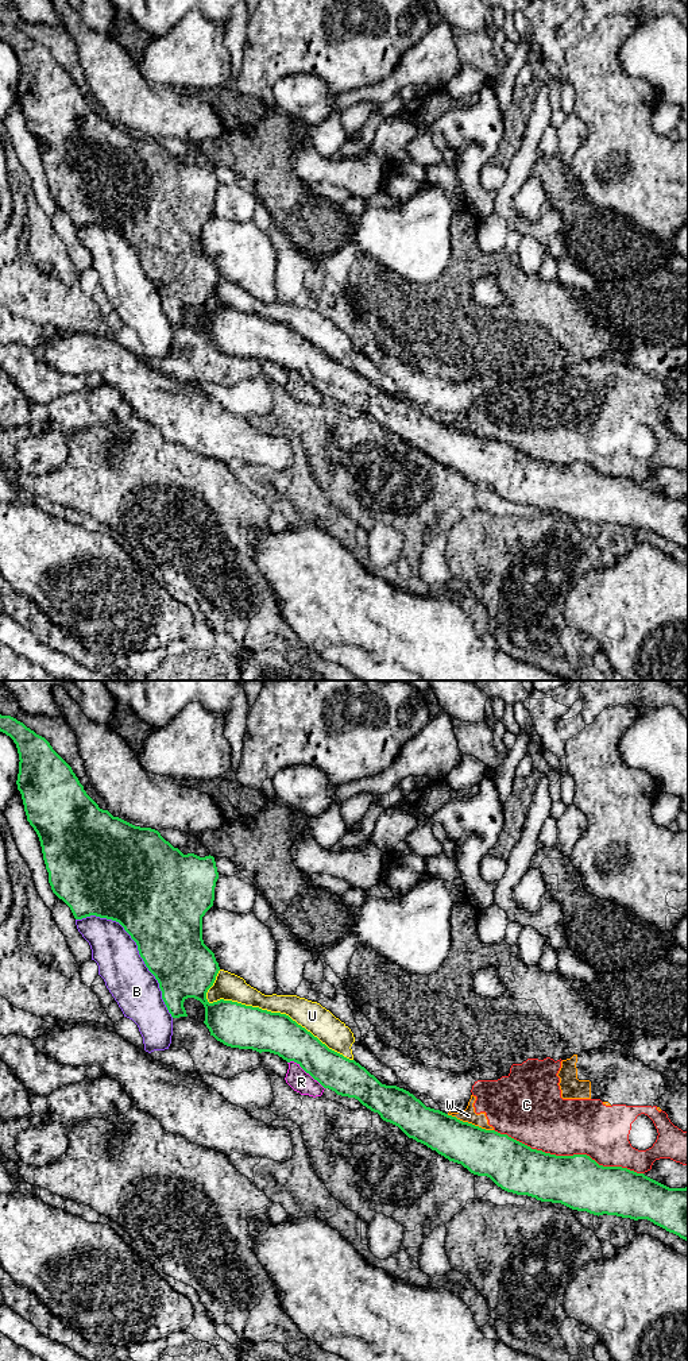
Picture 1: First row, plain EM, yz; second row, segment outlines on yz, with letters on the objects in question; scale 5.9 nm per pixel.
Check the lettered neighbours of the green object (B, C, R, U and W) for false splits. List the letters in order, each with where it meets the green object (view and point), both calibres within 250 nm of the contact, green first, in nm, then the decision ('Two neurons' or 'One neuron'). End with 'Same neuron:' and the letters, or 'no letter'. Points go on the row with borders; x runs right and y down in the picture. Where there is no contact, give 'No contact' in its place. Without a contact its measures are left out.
B: Touches green at yz (138, 949). Thickness 460 nm (green) against 280 nm. Two neurons
C: Touches green at yz (568, 1156). Thickness 320 nm (green) against 340 nm. Two neurons
R: Touches green at yz (306, 1072). Thickness 220 nm (green) against 130 nm. Two neurons
U: Touches green at yz (277, 1013). Thickness 260 nm (green) against 170 nm. Two neurons
W: Touches green at yz (470, 1124). Thickness 280 nm (green) against 80 nm. Two neurons
Same neuron: no letter

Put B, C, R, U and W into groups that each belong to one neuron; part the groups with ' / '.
B / C W / R / U

